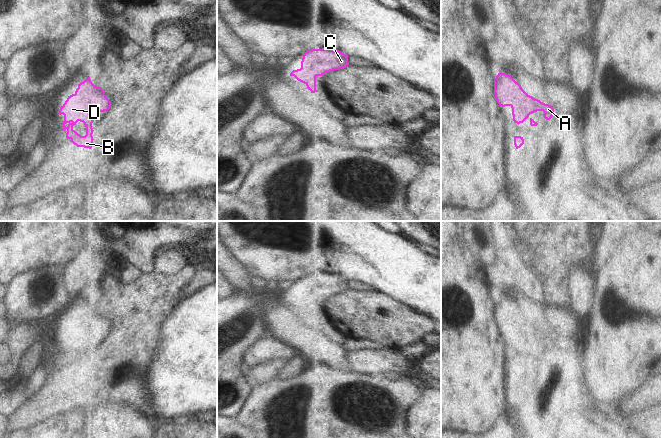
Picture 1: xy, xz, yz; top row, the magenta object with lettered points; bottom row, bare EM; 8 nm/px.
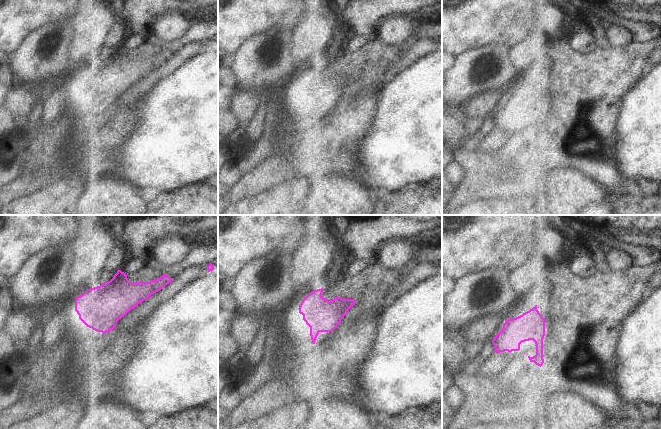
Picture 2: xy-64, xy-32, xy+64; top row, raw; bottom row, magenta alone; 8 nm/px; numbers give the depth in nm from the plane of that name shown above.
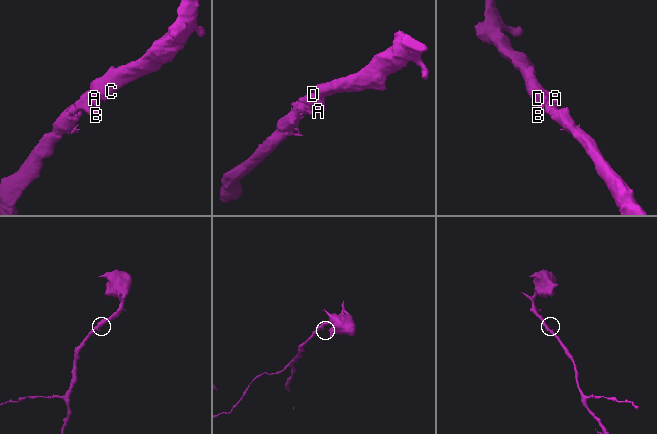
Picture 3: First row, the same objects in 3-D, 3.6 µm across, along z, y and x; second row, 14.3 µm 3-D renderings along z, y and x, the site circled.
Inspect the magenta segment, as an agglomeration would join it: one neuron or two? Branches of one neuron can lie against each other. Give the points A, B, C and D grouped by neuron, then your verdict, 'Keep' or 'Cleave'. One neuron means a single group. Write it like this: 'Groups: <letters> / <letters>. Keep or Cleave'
Groups: A B C D. Keep

